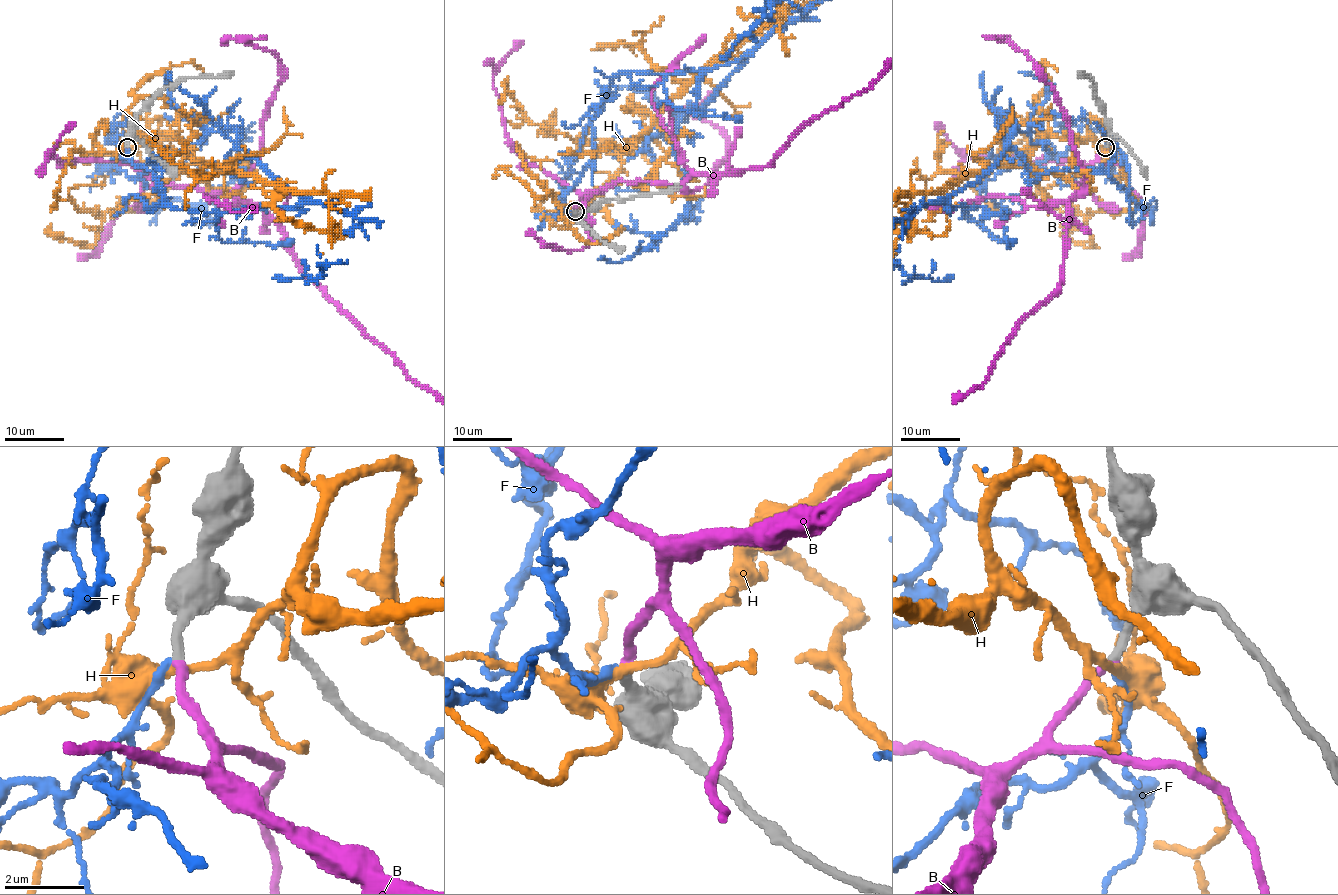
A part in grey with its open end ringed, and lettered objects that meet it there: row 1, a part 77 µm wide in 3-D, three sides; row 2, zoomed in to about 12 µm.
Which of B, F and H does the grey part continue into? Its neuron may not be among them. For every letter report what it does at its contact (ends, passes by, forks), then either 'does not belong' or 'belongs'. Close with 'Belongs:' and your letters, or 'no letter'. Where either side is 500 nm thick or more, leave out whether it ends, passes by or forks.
B: it ends | belongs
F: it ends | does not belong
H: it passes by | does not belong
Belongs: B

